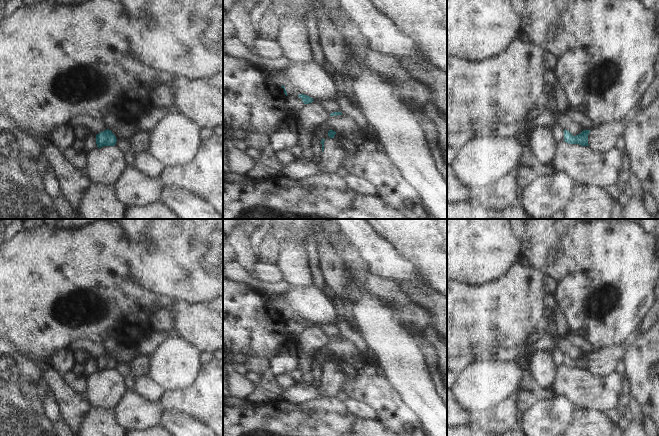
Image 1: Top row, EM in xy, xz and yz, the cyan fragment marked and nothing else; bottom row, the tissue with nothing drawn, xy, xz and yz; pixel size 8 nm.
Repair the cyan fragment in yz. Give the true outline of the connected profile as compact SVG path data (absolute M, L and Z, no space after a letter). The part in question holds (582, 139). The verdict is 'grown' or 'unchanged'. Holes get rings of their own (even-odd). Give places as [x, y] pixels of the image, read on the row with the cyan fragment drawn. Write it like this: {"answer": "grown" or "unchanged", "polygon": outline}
{"answer": "grown", "polygon": "M631 113L608 124L597 125L591 130L583 130L576 136L565 129L564 141L569 144L589 146L591 150L599 153L609 152L616 148L617 139L624 135L633 115L634 113Z"}

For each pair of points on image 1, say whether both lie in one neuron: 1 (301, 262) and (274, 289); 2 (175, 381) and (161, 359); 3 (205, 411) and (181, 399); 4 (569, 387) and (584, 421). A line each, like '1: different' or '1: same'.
1: different
2: same
3: same
4: different

